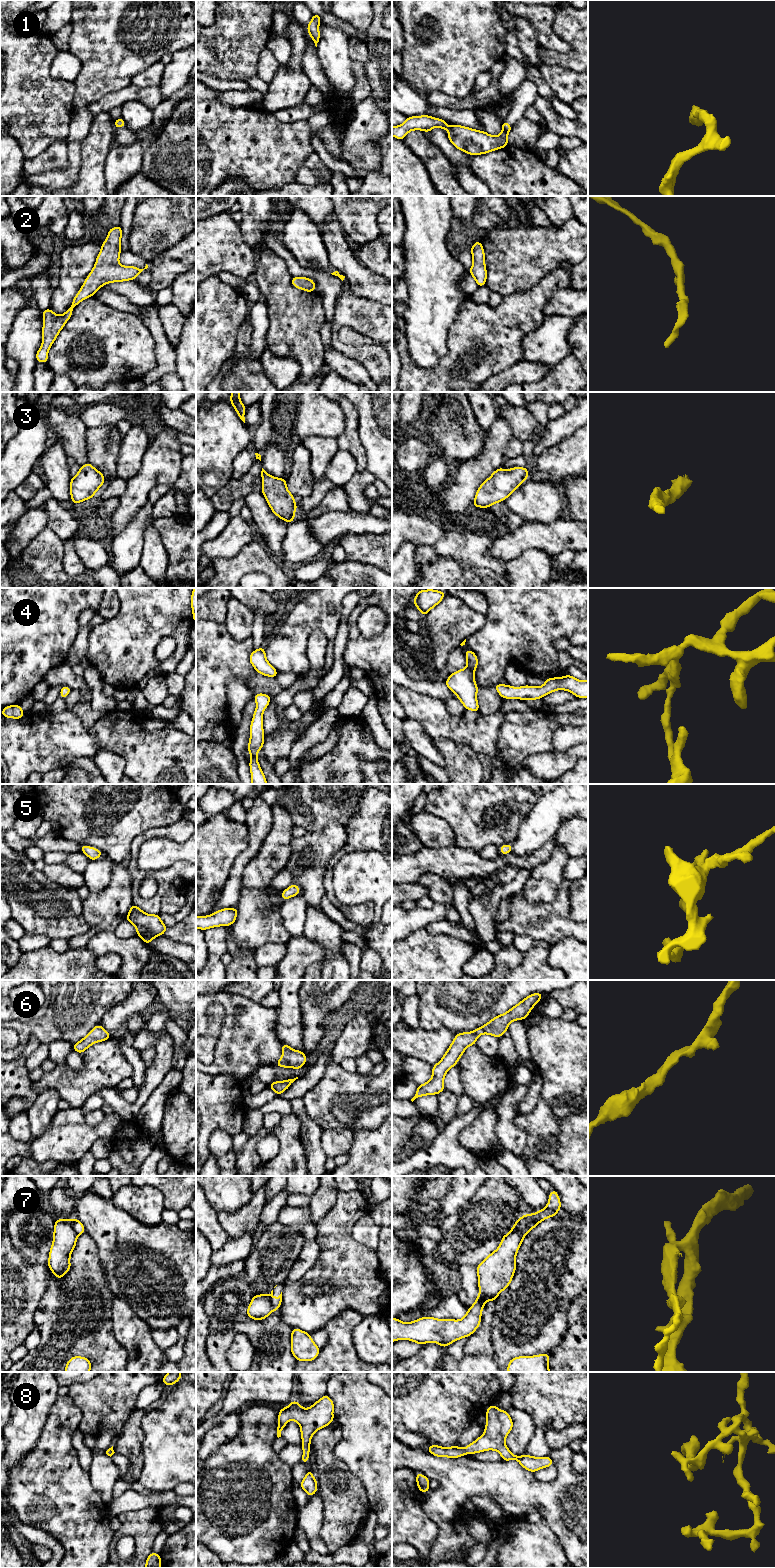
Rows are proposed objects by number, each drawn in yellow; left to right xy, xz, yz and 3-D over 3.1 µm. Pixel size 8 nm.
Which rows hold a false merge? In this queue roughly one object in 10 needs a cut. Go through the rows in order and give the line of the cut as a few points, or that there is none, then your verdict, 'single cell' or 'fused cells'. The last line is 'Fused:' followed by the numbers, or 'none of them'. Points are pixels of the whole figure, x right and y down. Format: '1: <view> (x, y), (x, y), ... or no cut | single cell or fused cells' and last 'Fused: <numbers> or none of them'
1: no cut | single cell
2: no cut | single cell
3: no cut | single cell
4: no cut | single cell
5: no cut | single cell
6: no cut | single cell
7: yz (535, 1213), (535, 1222), (530, 1227), (510, 1232) | fused cells
8: no cut | single cell
Fused: 7

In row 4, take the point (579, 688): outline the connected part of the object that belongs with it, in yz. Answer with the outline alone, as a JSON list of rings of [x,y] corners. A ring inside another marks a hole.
[[[569,674],[564,677],[547,678],[545,684],[539,687],[529,685],[512,687],[499,683],[494,688],[502,699],[537,700],[556,690],[569,691],[577,698],[588,698],[588,680],[581,681]]]

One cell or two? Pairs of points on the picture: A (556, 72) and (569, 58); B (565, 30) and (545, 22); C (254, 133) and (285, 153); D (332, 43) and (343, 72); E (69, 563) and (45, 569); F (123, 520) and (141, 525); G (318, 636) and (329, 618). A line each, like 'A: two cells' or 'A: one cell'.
A: two cells
B: two cells
C: one cell
D: one cell
E: two cells
F: two cells
G: two cells

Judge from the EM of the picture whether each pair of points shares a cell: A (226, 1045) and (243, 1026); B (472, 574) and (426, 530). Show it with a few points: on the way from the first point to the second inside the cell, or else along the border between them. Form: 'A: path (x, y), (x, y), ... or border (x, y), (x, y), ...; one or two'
A: path (231, 1040), (240, 1031); one
B: border (464, 567), (489, 568); two

